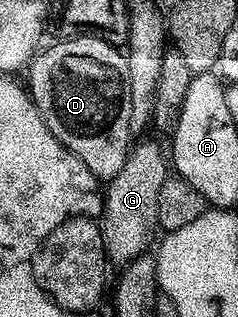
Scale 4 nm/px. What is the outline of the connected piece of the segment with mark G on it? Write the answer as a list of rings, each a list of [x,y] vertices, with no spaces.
[[[145,142],[141,145],[138,143],[128,153],[117,176],[108,181],[103,216],[99,218],[100,234],[103,237],[104,252],[114,265],[116,262],[117,267],[127,266],[152,249],[159,230],[157,195],[168,176],[169,168],[164,153],[162,156],[157,145]]]

